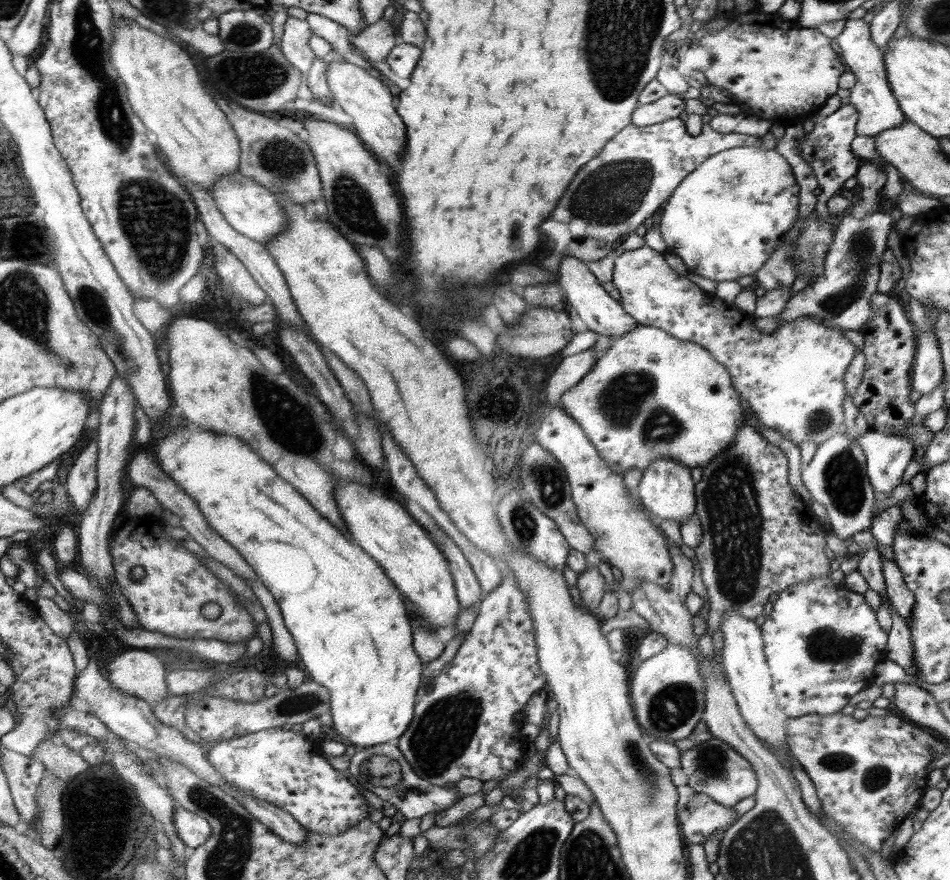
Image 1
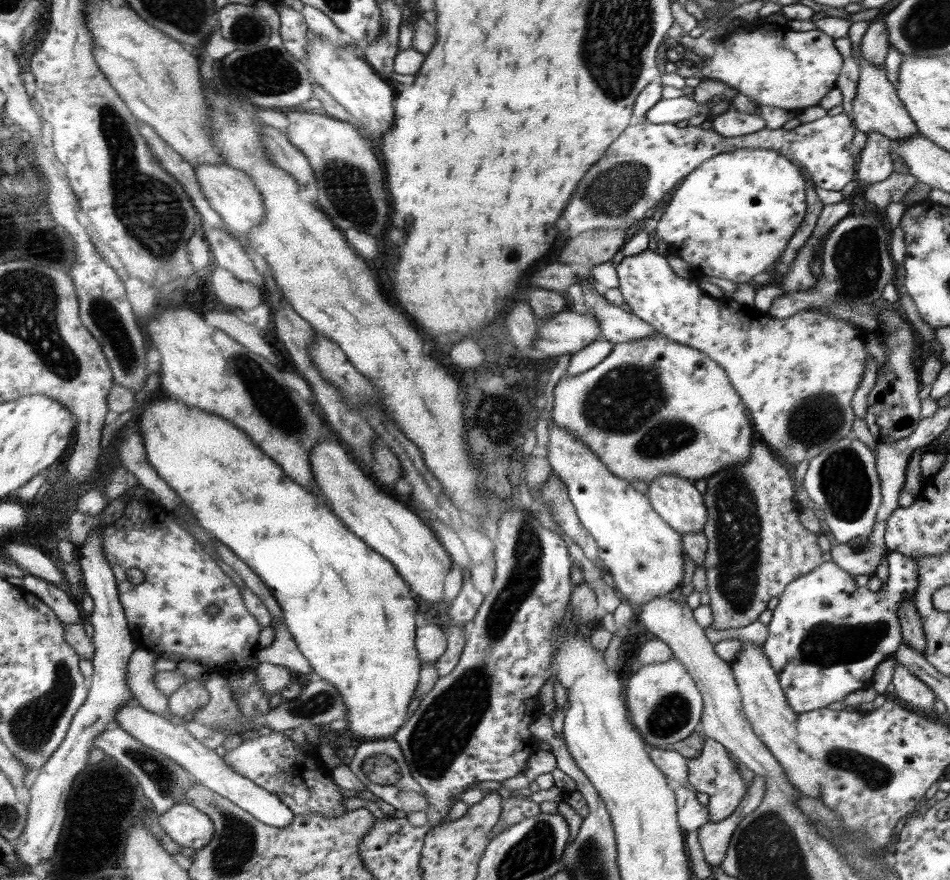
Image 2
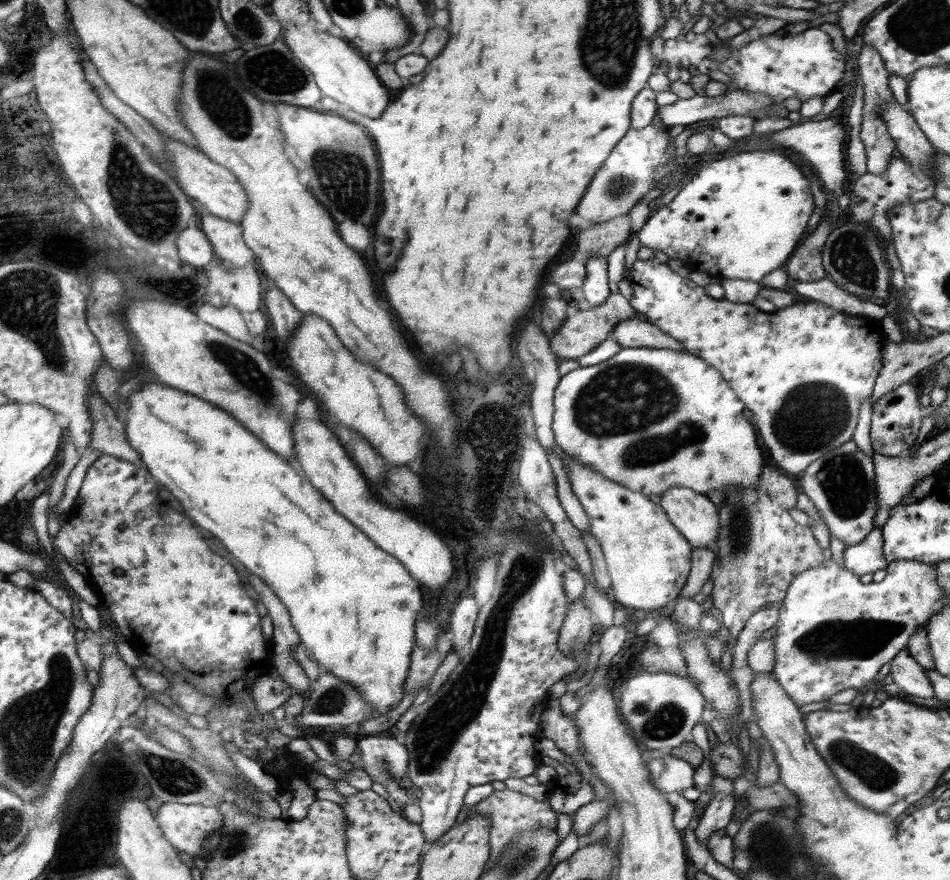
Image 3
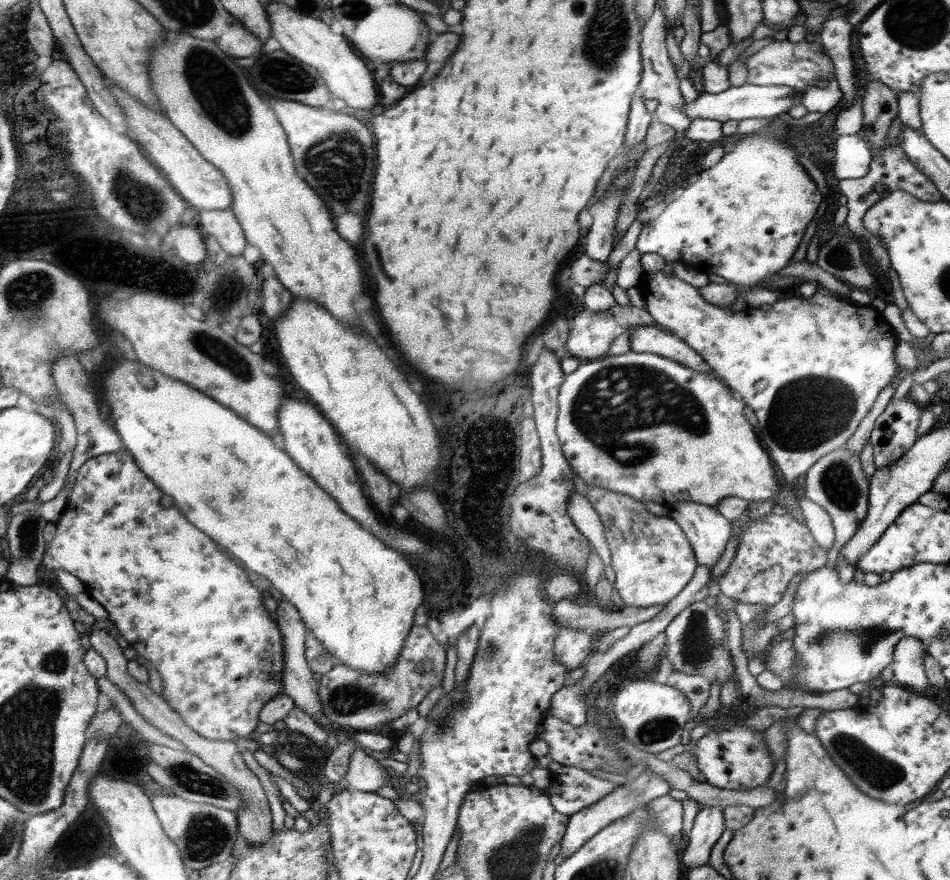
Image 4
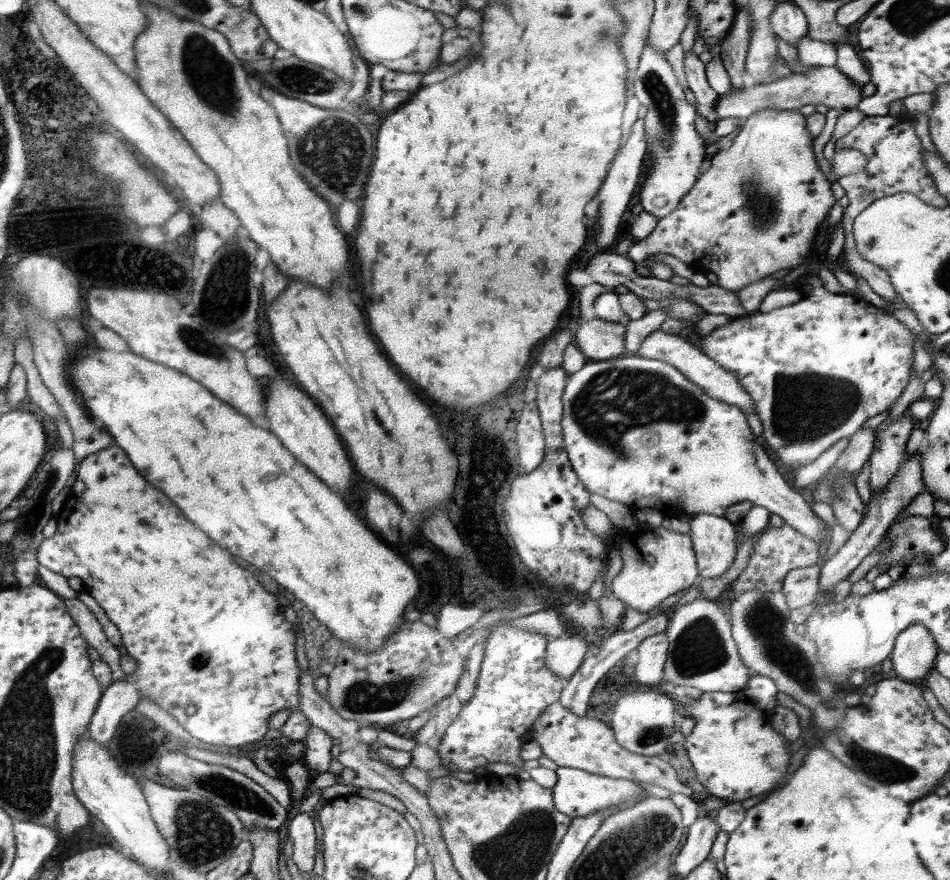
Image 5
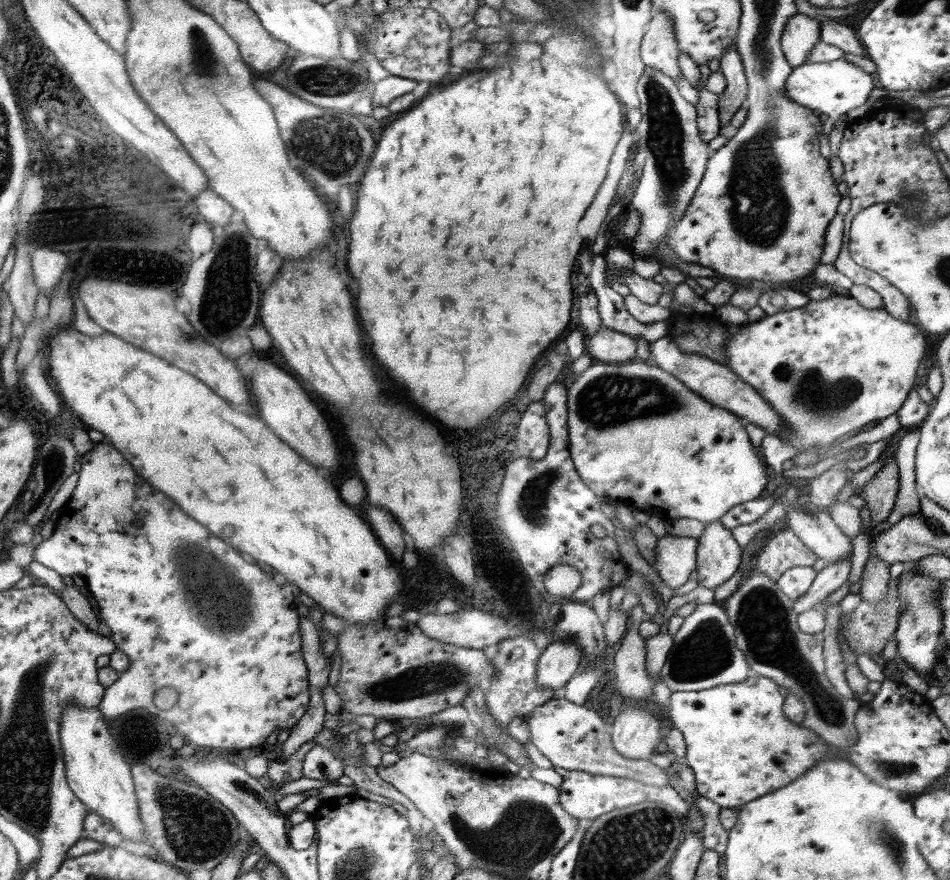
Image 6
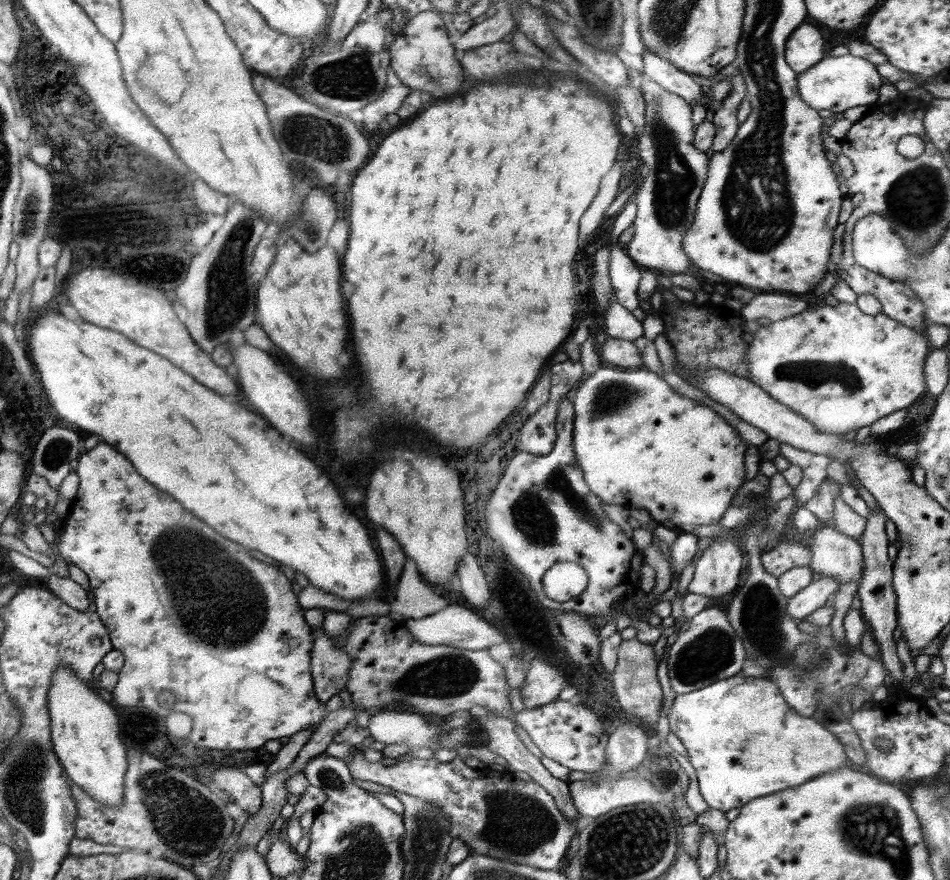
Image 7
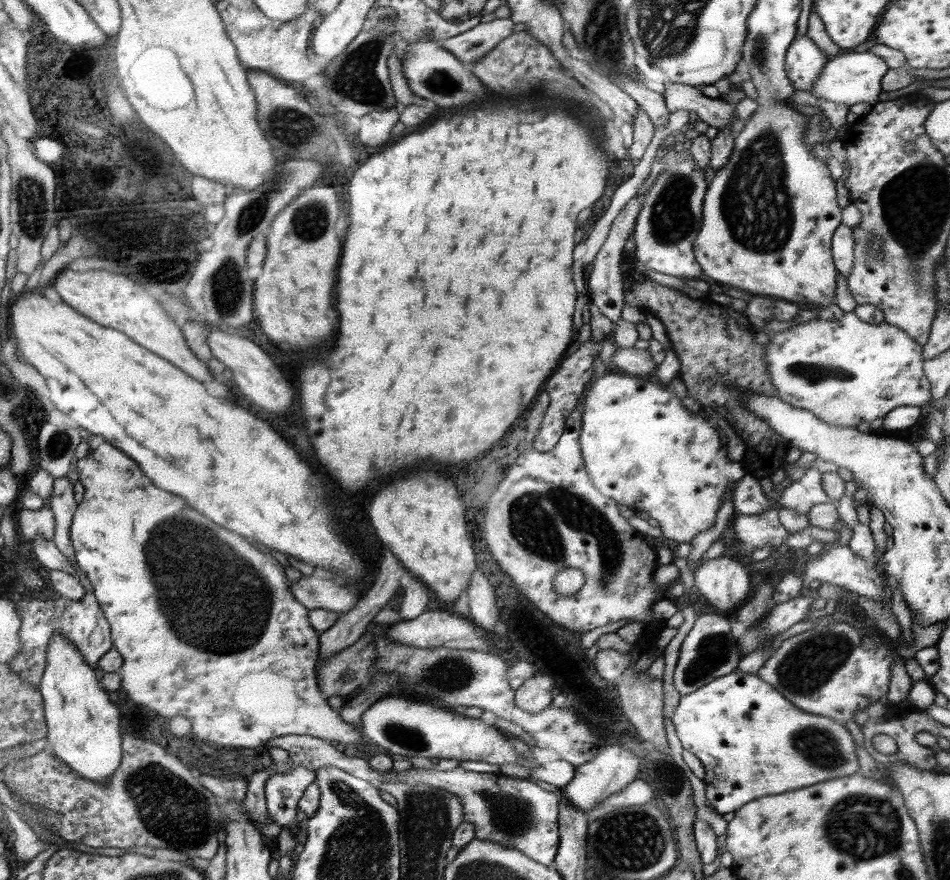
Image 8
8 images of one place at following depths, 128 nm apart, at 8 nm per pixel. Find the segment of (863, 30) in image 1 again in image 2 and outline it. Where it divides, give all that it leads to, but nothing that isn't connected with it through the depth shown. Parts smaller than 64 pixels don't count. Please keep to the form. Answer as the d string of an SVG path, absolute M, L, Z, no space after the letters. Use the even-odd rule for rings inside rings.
M863 54L860 55L860 66L862 68L859 71L856 94L852 100L854 126L866 134L870 131L879 132L891 141L918 134L915 121L910 118L905 104L898 98L894 83L887 78L885 67L870 64Z

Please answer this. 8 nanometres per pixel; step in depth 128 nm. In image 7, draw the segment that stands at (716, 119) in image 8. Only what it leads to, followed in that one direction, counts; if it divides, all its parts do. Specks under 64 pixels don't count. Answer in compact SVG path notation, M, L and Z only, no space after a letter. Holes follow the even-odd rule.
M645 48L643 52L643 72L646 78L657 82L664 90L677 94L680 98L683 98L691 107L697 102L705 105L708 111L708 106L705 101L705 93L700 89L698 85L689 74L678 70L673 62L664 60L659 54L652 52L649 48Z

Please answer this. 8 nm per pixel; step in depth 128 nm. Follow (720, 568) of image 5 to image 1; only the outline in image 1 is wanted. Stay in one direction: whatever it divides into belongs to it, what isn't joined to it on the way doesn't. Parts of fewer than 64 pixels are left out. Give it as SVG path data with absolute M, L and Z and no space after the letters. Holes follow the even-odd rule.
M656 459L648 465L648 469L643 473L642 480L637 488L639 500L649 512L664 520L677 520L684 522L695 513L695 483L690 474L691 470L684 465L680 465L674 459Z

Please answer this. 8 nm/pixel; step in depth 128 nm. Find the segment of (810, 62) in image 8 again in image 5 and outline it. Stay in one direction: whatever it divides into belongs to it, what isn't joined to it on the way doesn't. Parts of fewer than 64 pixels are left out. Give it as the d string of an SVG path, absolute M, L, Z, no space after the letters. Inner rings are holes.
M778 2L769 21L772 32L792 46L796 47L797 42L807 36L808 21L806 15L794 2Z

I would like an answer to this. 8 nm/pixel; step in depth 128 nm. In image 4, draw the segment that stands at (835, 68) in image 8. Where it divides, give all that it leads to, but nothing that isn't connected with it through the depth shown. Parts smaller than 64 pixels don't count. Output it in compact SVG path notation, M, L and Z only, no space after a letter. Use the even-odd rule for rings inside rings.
M744 83L742 86L731 86L723 93L710 94L699 93L698 97L683 106L684 116L690 122L694 118L708 118L710 120L718 120L718 122L742 121L743 119L752 118L770 118L778 117L778 114L787 112L801 102L803 94L798 94L789 86L756 86Z

